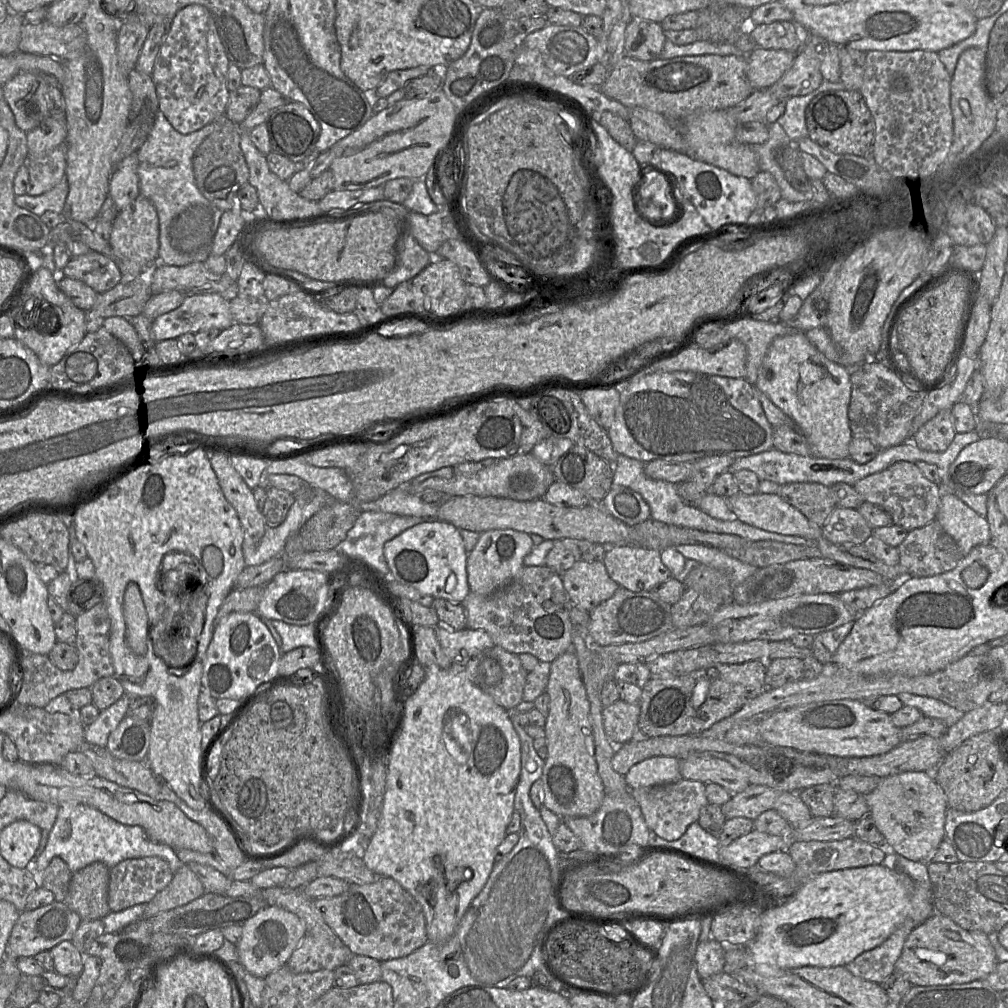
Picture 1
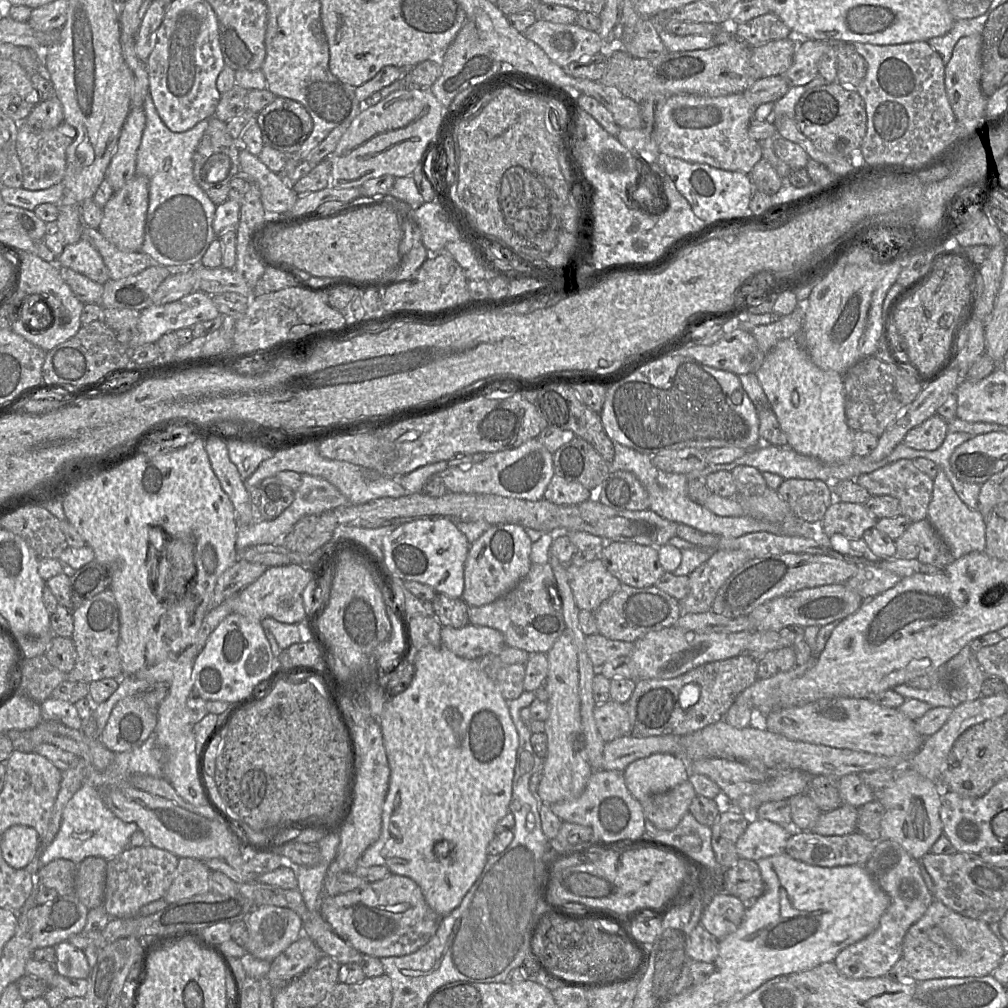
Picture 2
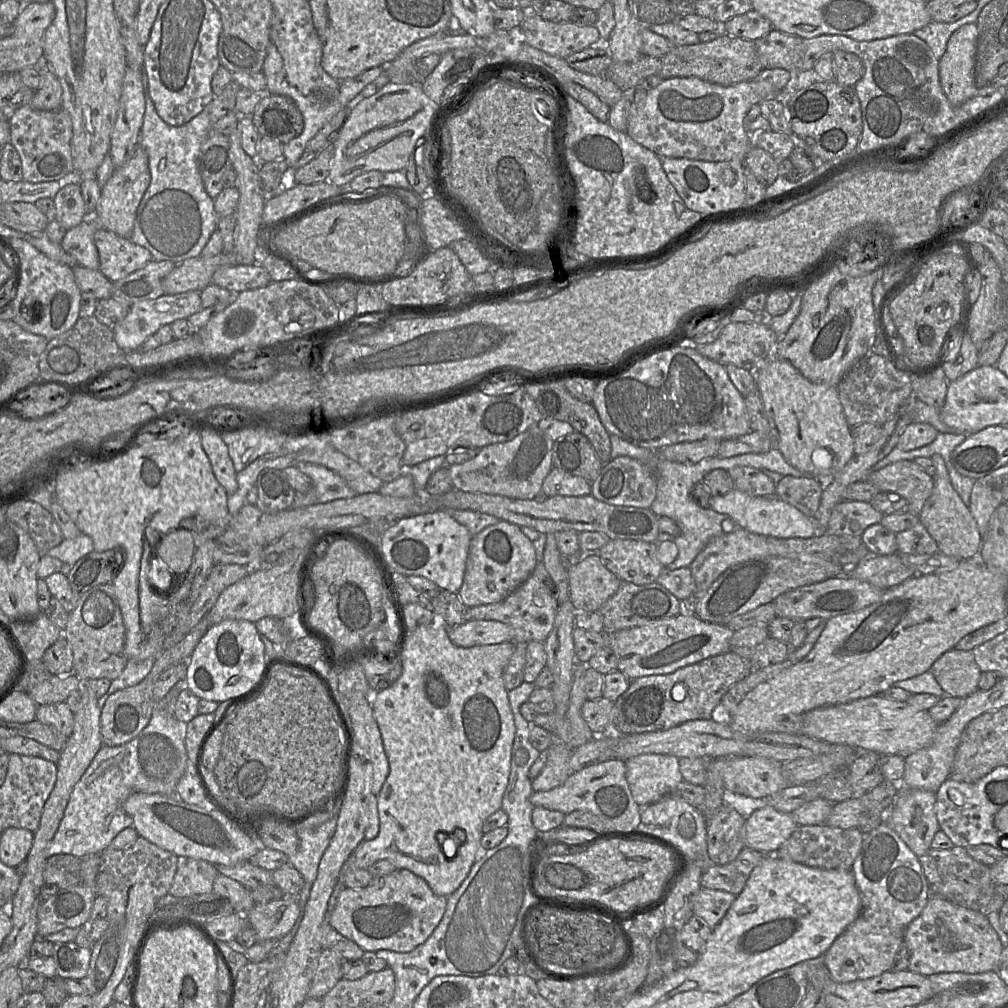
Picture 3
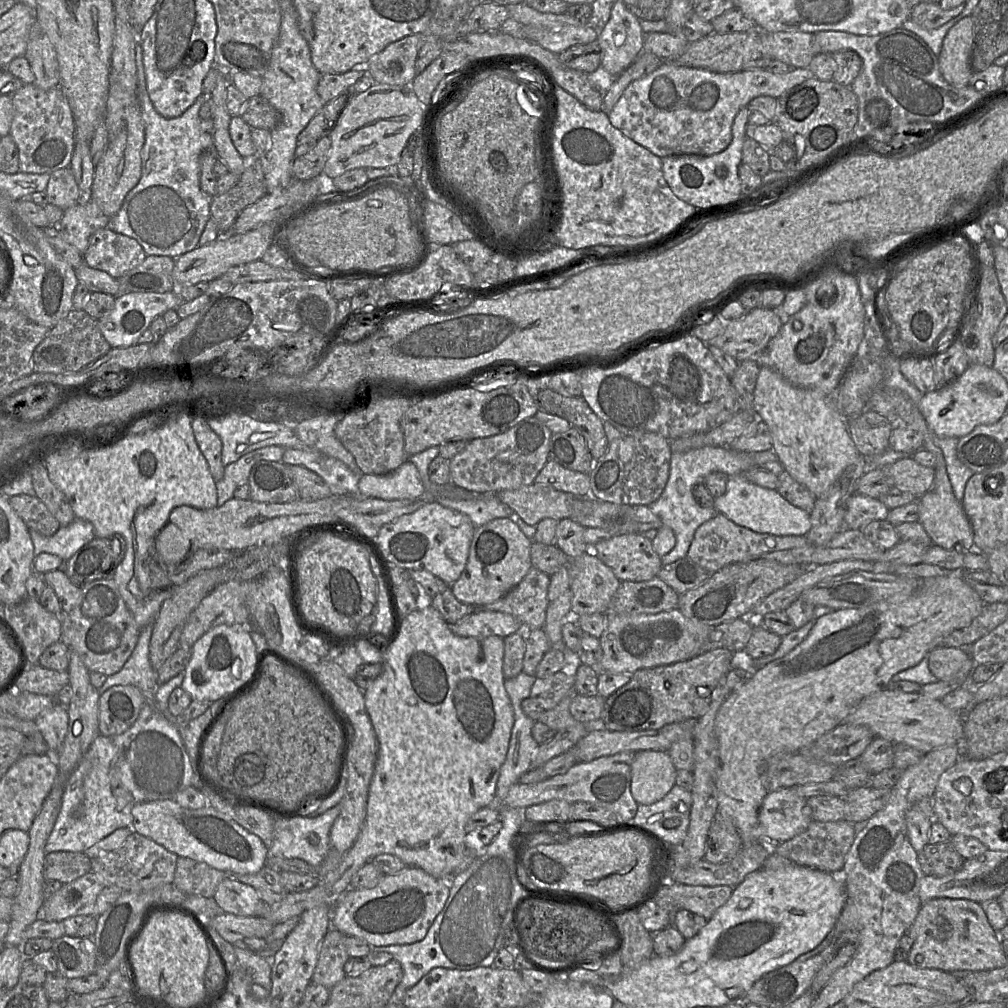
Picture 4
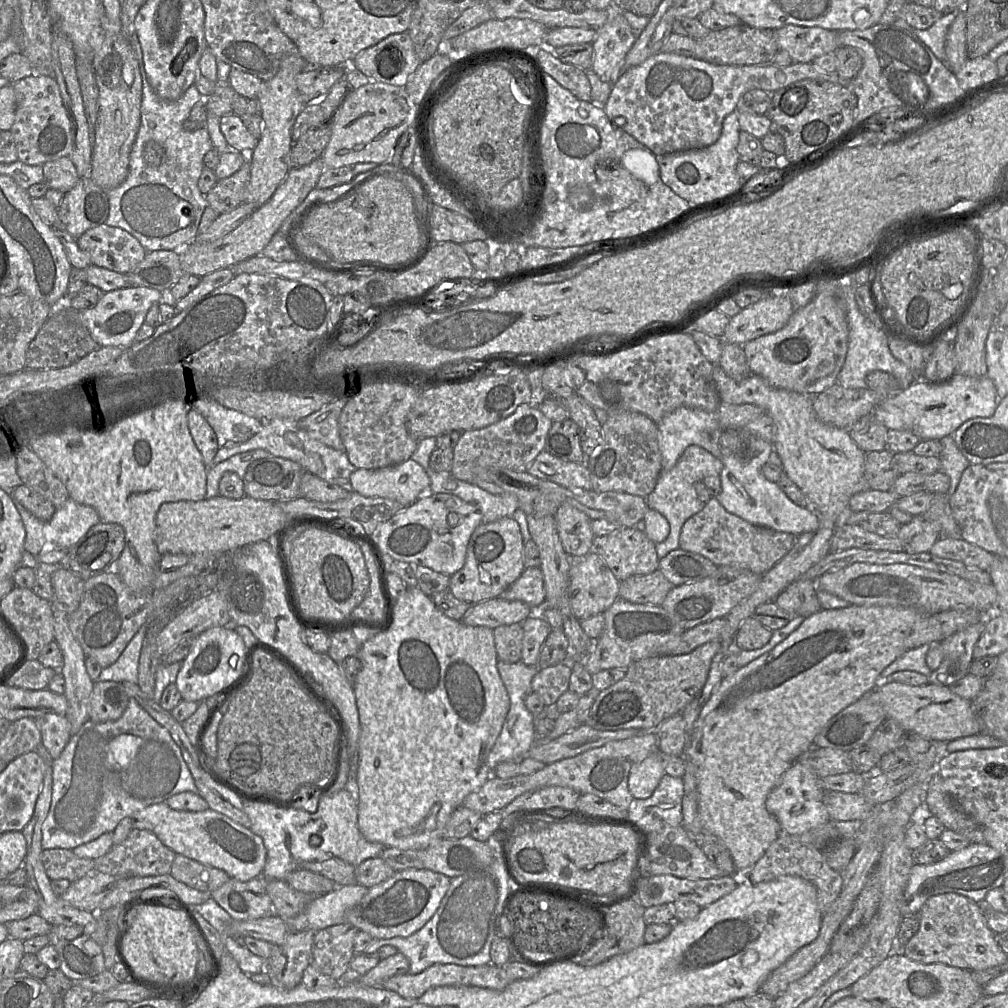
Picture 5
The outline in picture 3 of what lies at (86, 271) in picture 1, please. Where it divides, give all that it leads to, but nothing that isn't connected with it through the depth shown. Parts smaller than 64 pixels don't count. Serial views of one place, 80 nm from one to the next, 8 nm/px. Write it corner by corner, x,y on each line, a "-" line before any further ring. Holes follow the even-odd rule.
86,217
79,225
66,230
61,246
66,253
76,259
79,266
99,270
99,253
94,244
94,233
99,227
98,222
94,218

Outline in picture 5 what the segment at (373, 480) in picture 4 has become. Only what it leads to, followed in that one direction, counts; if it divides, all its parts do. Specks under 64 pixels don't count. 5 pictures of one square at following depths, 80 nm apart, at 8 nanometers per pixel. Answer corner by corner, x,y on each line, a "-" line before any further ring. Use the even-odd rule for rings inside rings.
411,458
380,469
356,469
350,475
354,492
364,497
382,497
410,505
429,490
430,478

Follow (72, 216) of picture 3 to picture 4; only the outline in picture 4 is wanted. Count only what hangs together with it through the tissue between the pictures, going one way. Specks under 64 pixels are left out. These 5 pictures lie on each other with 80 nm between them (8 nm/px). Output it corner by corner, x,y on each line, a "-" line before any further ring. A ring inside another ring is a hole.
70,167
49,174
49,181
45,191
49,197
49,202
63,211
81,202
82,198

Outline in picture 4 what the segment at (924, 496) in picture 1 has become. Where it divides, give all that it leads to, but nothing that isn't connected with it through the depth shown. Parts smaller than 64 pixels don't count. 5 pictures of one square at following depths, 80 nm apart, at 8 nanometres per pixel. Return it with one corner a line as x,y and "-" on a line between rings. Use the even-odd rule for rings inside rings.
913,457
902,458
887,467
891,486
921,498
932,487
935,470
917,463

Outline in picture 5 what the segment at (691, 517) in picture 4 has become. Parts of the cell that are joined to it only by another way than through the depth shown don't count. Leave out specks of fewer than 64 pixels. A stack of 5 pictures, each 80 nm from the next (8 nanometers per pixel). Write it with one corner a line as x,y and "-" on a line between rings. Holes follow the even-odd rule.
691,445
684,450
672,469
662,471
654,490
646,498
649,508
659,512
665,517
670,526
670,533
667,539
655,544
659,559
665,557
669,552
680,548
679,537
684,523
705,506
705,503
698,499
695,484
699,481
702,482
707,476
720,475
722,469
723,463
721,460
703,447

